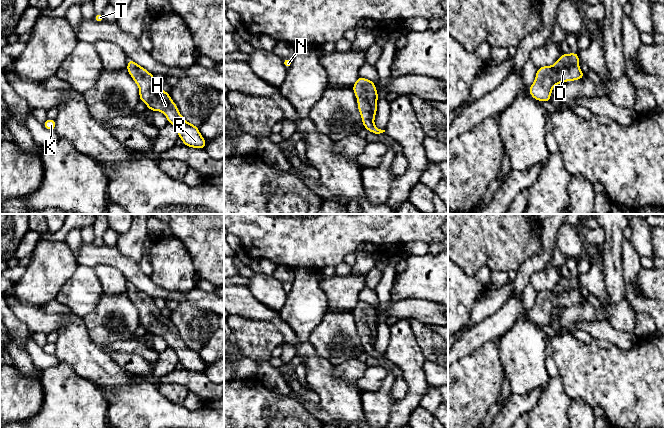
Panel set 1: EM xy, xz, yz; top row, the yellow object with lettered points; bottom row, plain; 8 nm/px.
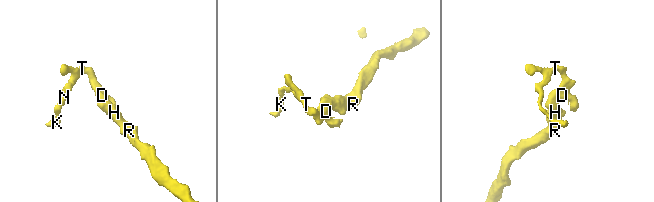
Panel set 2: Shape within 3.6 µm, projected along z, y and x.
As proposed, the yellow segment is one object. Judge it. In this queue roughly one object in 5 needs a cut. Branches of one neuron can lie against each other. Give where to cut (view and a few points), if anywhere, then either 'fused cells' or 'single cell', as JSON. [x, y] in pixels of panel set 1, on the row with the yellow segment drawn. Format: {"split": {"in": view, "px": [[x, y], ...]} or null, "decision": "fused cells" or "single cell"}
{"split": null, "decision": "single cell"}

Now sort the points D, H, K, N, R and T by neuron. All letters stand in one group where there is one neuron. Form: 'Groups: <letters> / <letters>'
Groups: D H K N R T

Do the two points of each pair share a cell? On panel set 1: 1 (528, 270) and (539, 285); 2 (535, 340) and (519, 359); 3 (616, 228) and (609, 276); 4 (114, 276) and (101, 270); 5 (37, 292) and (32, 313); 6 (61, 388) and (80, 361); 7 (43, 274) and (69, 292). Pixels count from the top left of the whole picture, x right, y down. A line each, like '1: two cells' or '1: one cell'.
1: two cells
2: one cell
3: one cell
4: one cell
5: two cells
6: two cells
7: two cells

